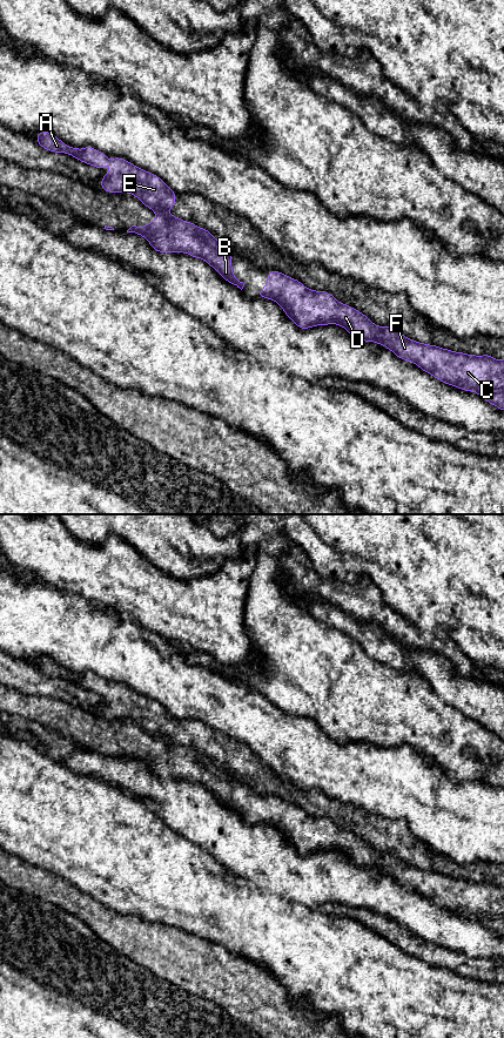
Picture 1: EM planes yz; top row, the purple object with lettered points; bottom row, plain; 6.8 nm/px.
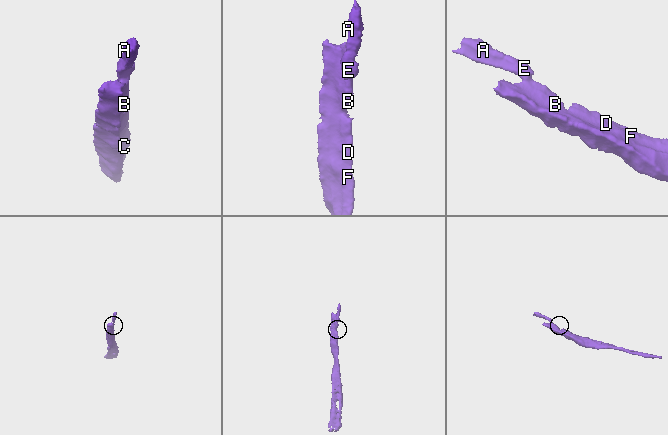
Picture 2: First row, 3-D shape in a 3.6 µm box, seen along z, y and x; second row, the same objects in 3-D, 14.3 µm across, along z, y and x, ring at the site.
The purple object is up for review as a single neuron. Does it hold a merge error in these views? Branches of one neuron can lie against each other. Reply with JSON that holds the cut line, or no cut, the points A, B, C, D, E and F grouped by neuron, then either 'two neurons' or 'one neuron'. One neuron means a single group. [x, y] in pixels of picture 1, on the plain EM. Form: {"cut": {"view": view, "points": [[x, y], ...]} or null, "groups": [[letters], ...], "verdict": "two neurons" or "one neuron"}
{"cut": {"view": "yz", "points": [[165, 735], [156, 737]]}, "groups": [["A", "E"], ["B", "C", "D", "F"]], "verdict": "two neurons"}

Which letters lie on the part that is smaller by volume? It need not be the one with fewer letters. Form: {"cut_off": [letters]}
{"cut_off": ["A", "E"]}

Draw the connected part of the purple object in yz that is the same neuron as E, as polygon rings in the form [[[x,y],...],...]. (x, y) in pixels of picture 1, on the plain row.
[[[113,682],[110,697],[101,705],[100,712],[107,719],[129,719],[147,734],[169,736],[176,727],[175,719],[156,701],[142,696],[125,685]]]

